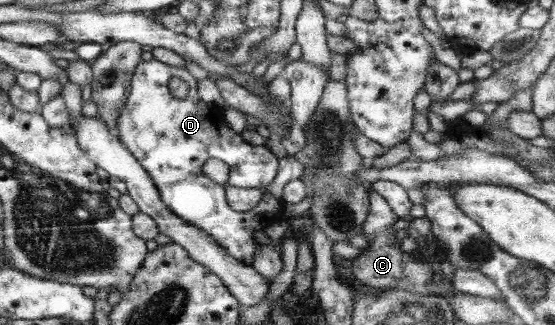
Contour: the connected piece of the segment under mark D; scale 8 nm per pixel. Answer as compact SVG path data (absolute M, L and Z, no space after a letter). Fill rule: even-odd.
M142 60L132 74L129 92L120 110L117 119L117 136L142 167L150 174L154 185L158 188L161 202L175 213L182 221L201 229L211 235L220 247L223 247L234 259L250 266L257 254L259 242L254 238L254 231L264 231L273 223L283 219L281 212L282 200L269 192L274 178L277 177L280 167L279 159L266 146L250 145L246 143L238 132L229 126L229 115L222 110L215 110L204 103L197 94L198 80L194 78L185 67L172 67L162 63L161 60ZM172 77L180 77L189 85L190 91L186 98L176 98L168 90L168 80ZM208 159L220 159L229 165L229 178L227 186L244 187L244 189L261 189L263 196L254 208L248 212L236 212L226 202L224 186L217 184L202 172L202 166Z

